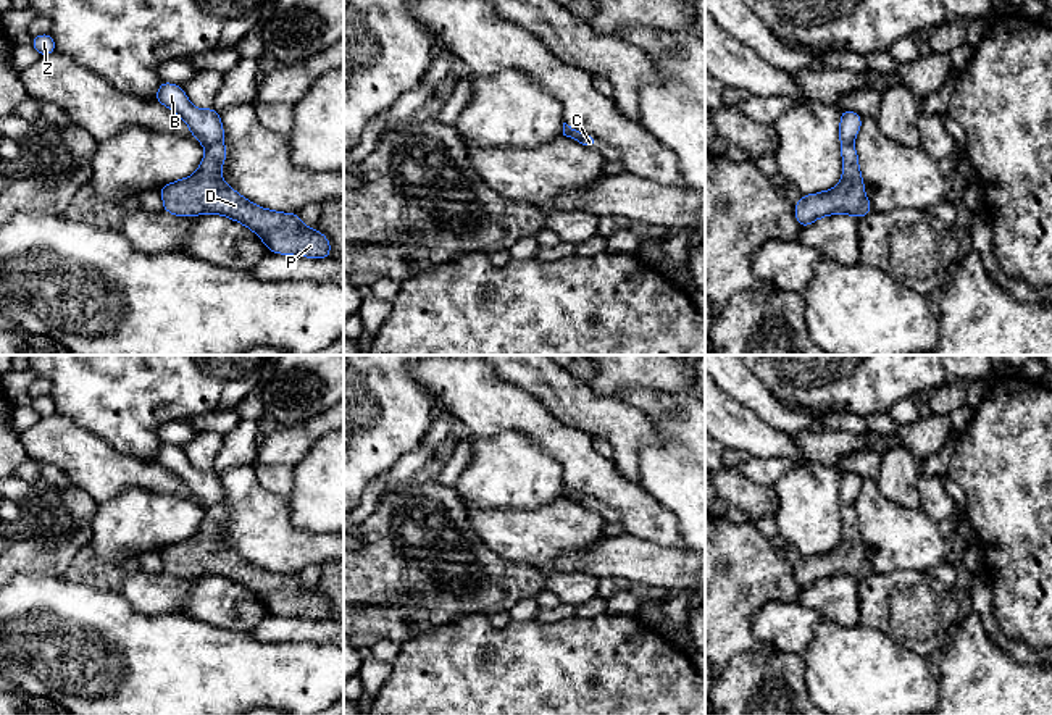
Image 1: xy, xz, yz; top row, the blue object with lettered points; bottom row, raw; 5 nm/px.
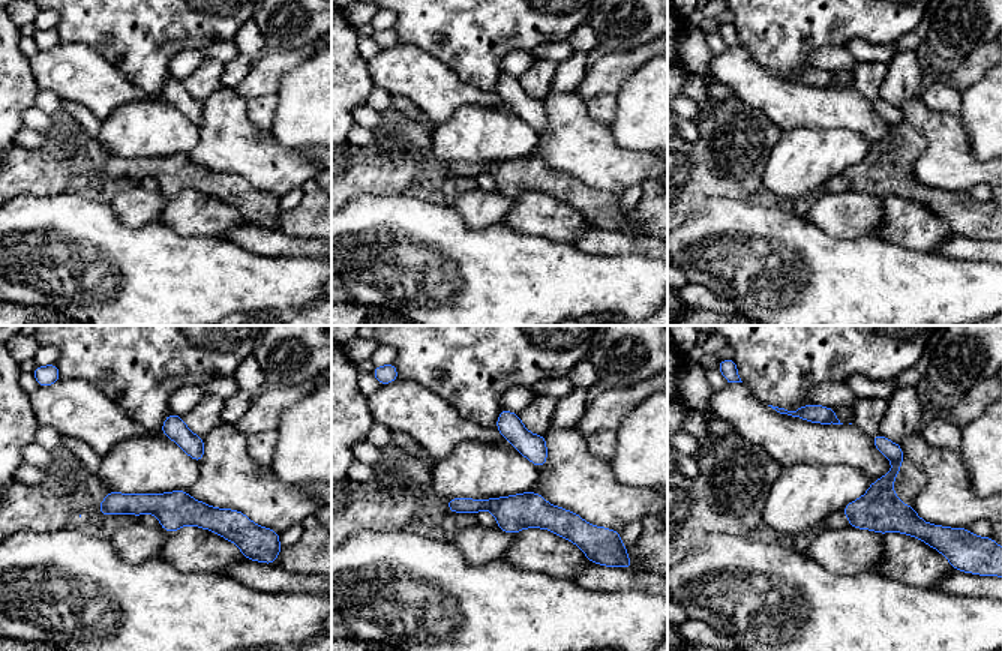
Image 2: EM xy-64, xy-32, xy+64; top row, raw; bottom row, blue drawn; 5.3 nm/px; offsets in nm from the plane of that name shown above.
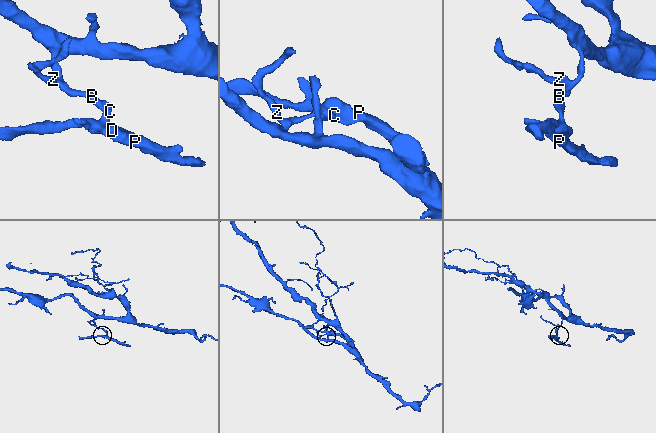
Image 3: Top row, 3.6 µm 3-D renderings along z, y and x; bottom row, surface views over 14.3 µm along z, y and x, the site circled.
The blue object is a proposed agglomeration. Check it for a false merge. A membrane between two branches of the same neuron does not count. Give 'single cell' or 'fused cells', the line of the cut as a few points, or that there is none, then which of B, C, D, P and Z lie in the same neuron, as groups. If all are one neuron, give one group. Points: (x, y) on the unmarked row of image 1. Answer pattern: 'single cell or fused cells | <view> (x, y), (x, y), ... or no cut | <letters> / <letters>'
fused cells | xy (220, 504), (207, 510) | B Z / C D P

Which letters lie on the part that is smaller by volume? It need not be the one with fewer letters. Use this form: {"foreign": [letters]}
{"foreign": ["C", "D", "P"]}

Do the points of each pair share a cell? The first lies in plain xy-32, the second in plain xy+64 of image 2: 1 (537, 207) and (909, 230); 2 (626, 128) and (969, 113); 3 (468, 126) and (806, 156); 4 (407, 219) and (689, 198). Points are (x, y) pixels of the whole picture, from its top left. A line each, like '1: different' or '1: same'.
1: same
2: same
3: same
4: different

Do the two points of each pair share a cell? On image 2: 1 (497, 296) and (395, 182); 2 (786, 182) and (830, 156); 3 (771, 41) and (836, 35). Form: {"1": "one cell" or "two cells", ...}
{"1": "two cells", "2": "one cell", "3": "one cell"}

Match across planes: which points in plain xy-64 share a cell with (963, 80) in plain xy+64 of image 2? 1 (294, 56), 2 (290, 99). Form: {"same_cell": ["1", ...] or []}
{"same_cell": ["1"]}

